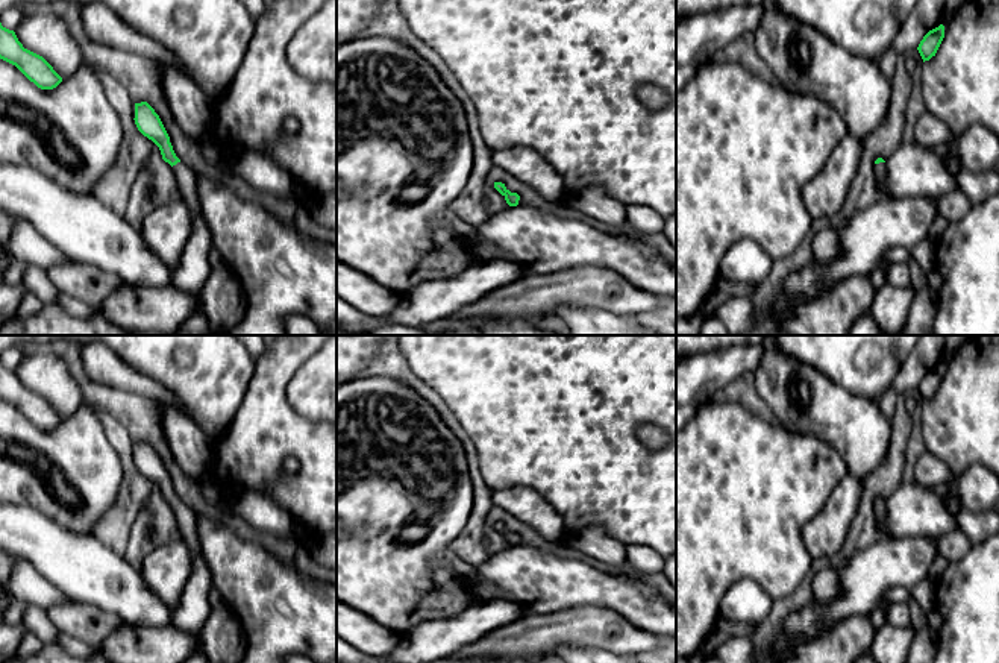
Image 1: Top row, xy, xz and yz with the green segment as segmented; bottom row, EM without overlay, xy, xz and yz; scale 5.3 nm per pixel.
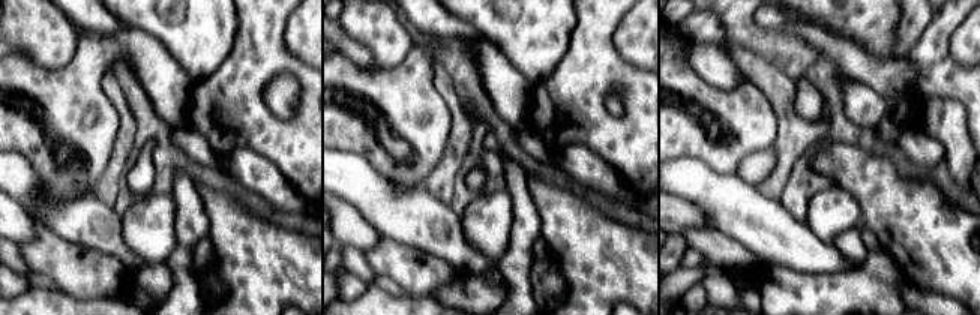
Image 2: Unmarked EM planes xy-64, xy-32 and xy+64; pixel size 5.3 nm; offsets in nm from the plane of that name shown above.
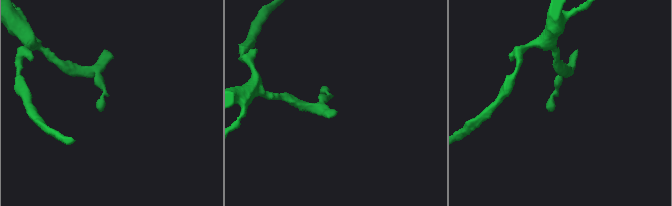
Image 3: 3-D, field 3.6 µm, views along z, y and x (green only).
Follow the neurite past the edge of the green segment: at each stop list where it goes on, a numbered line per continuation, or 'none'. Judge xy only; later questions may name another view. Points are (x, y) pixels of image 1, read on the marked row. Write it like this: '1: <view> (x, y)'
1: xy (194, 267)

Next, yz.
1: yz (881, 169)

